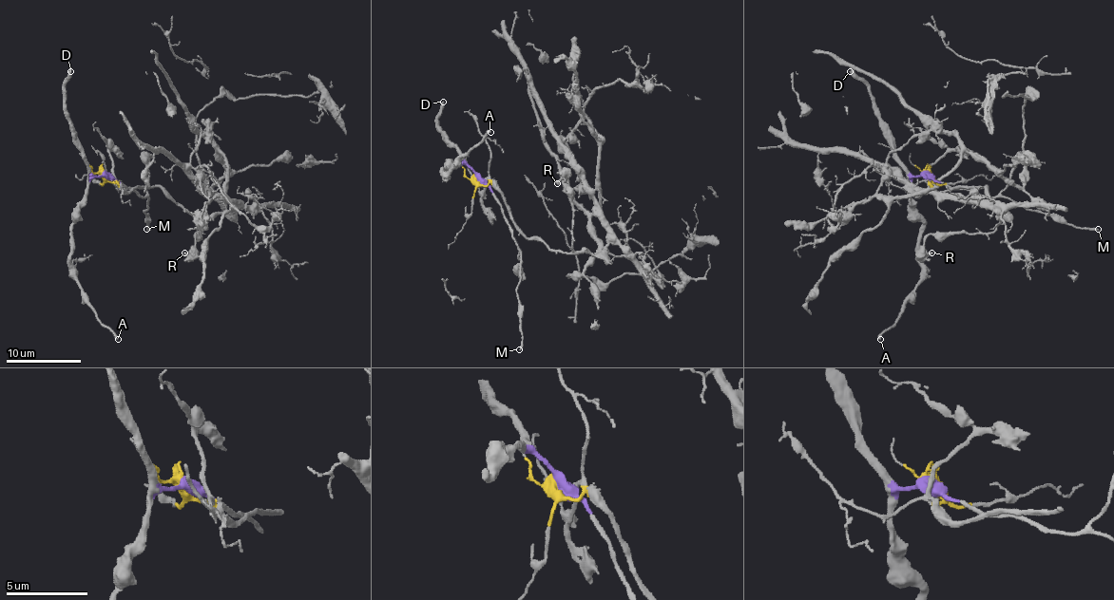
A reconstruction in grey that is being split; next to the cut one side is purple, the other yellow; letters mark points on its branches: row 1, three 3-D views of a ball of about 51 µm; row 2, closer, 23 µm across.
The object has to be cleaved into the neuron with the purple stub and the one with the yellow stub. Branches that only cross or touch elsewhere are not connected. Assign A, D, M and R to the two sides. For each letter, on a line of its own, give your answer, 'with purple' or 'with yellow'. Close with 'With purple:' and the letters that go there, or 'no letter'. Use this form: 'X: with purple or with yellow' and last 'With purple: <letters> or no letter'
A: with purple
D: with purple
M: with purple
R: with yellow
With purple: A, D, M

